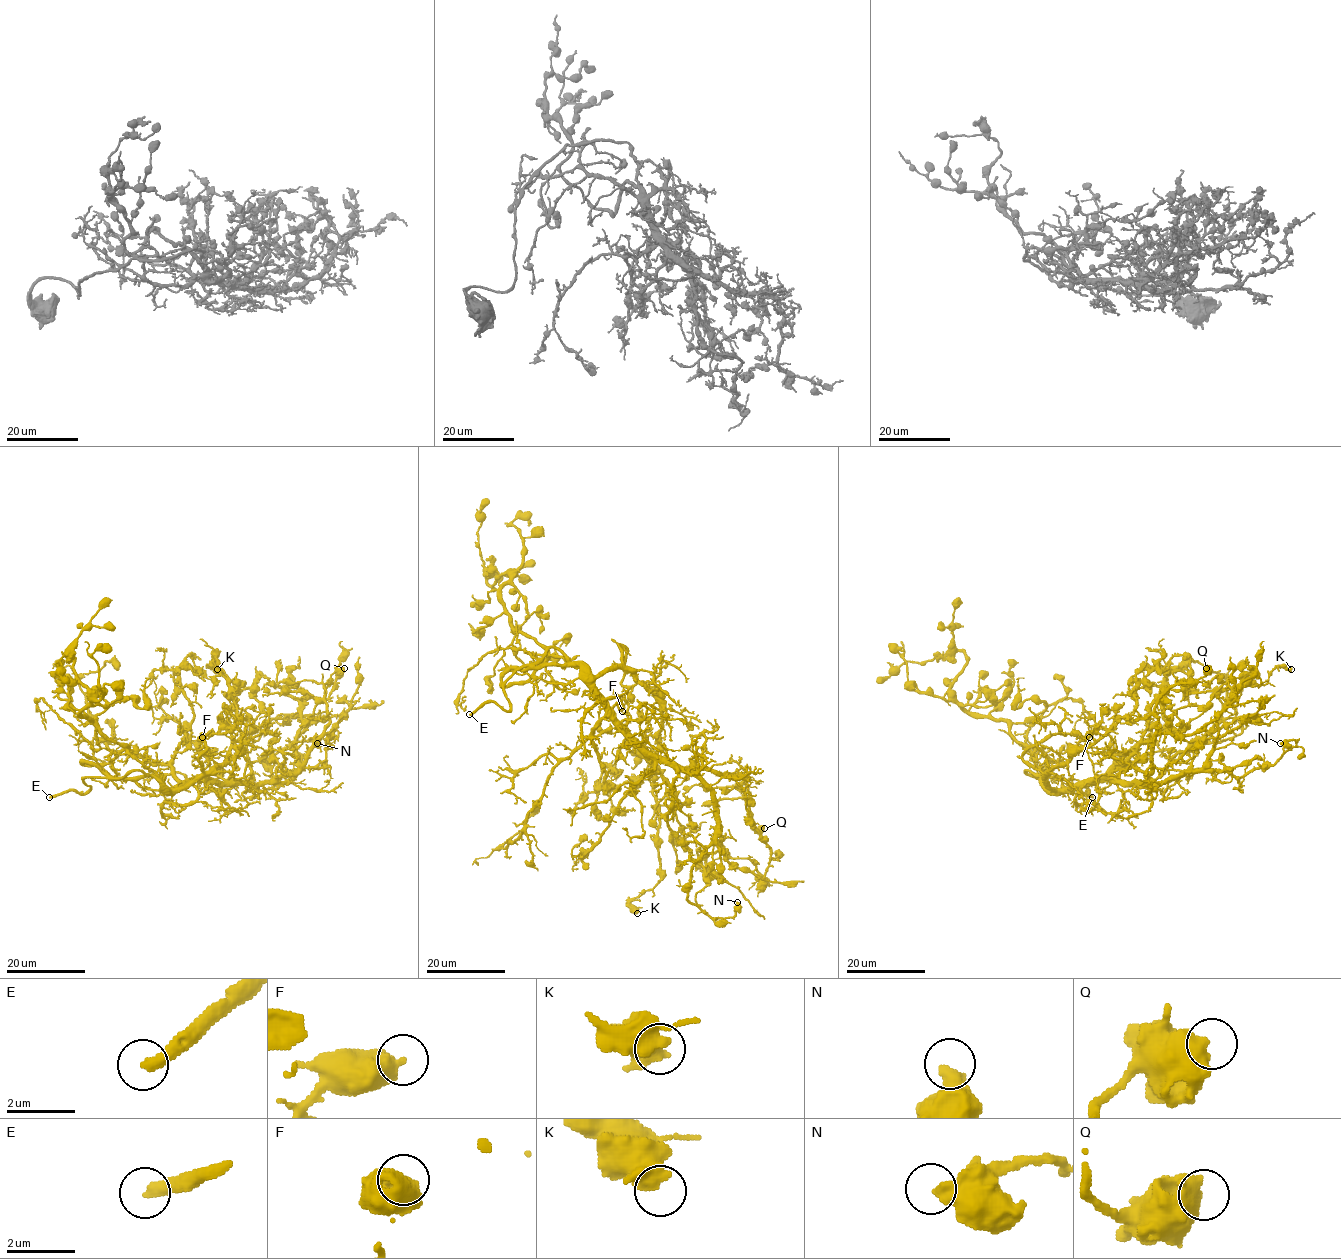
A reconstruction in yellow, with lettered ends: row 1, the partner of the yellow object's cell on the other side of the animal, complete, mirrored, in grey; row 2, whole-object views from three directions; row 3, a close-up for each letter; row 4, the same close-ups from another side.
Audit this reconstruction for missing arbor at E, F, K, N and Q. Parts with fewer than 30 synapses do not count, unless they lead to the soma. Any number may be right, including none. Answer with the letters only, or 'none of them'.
E

